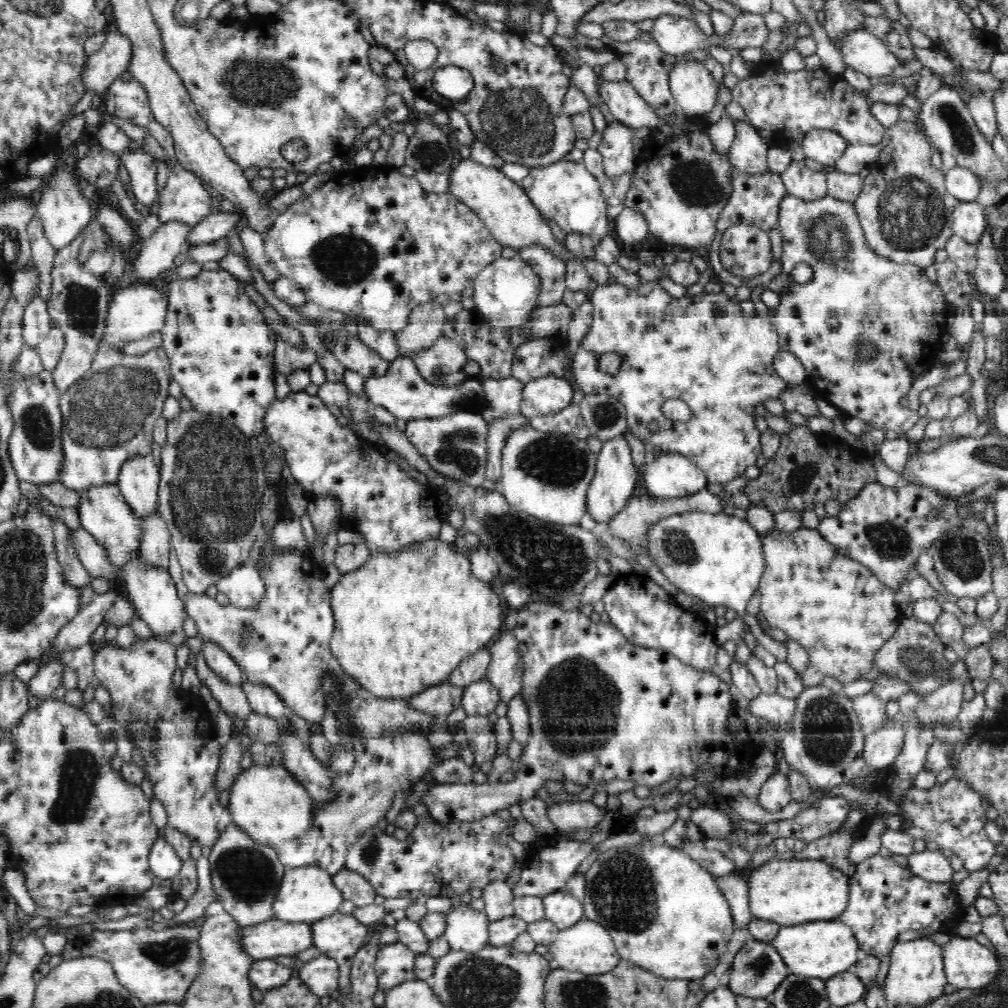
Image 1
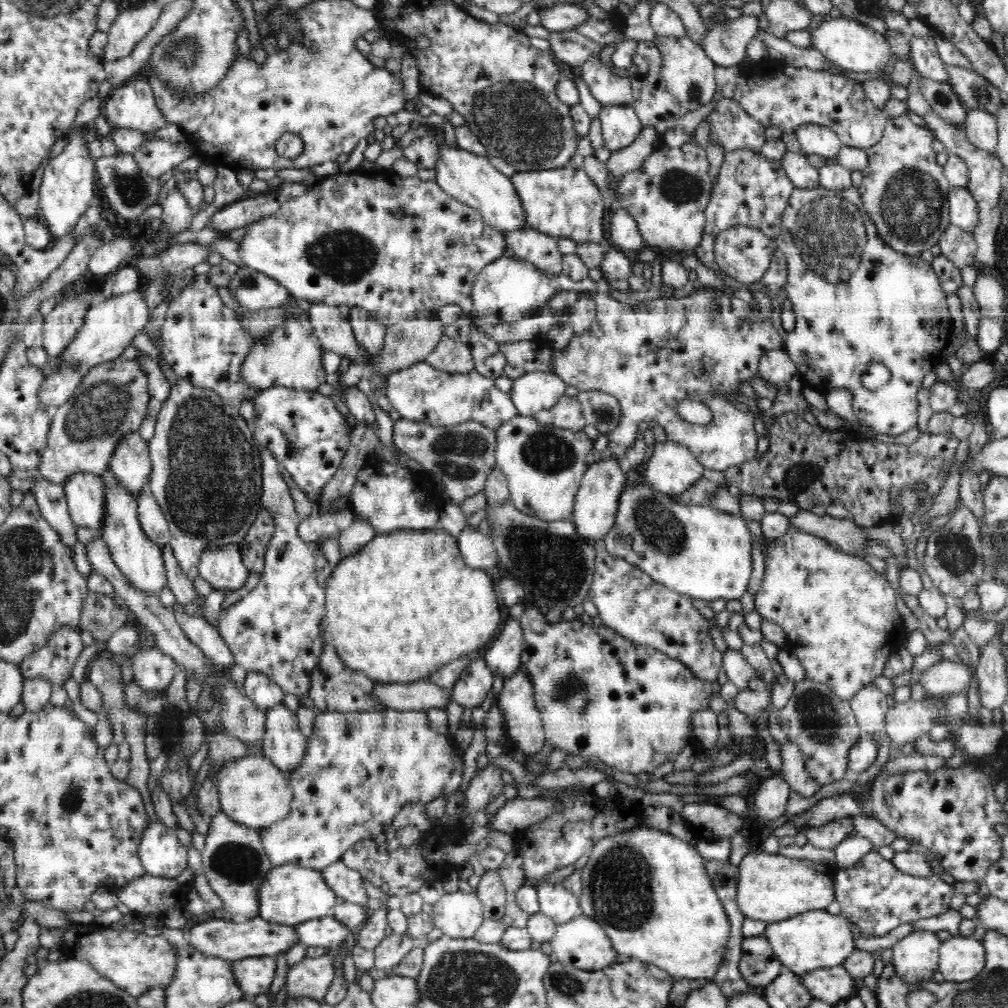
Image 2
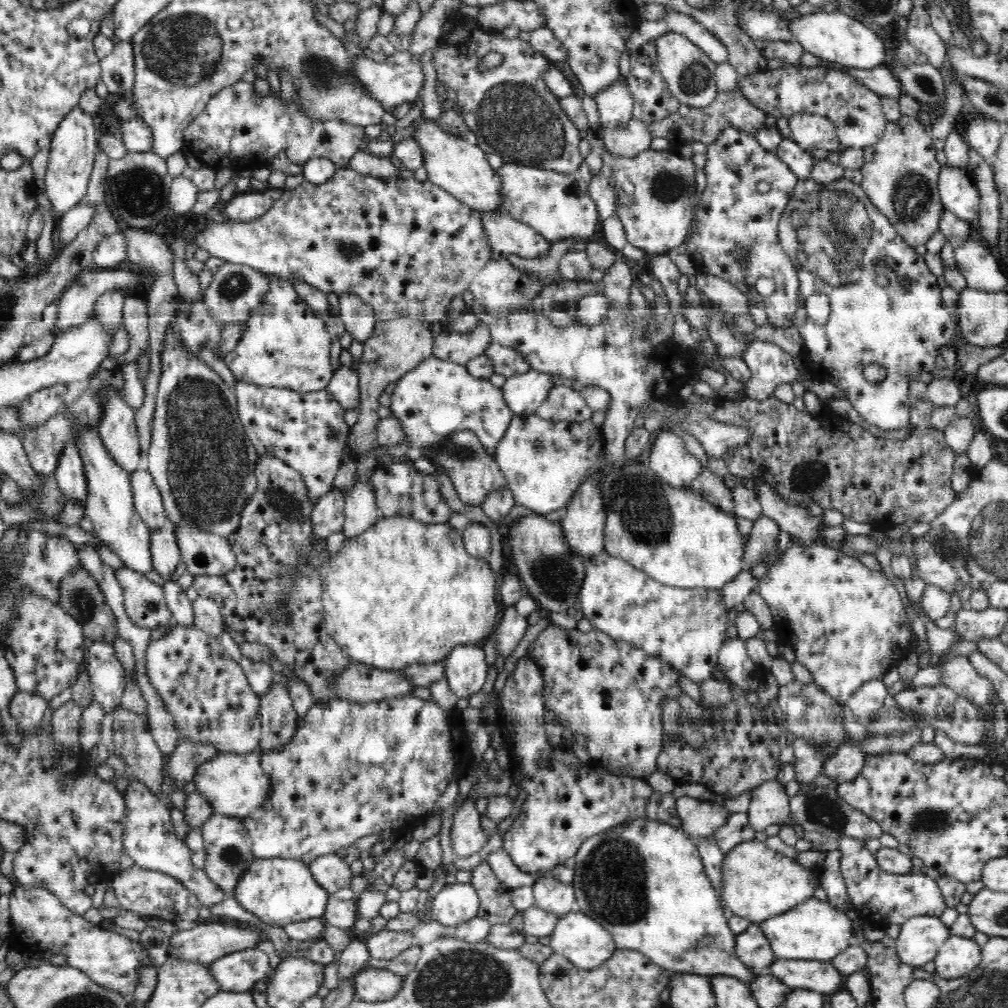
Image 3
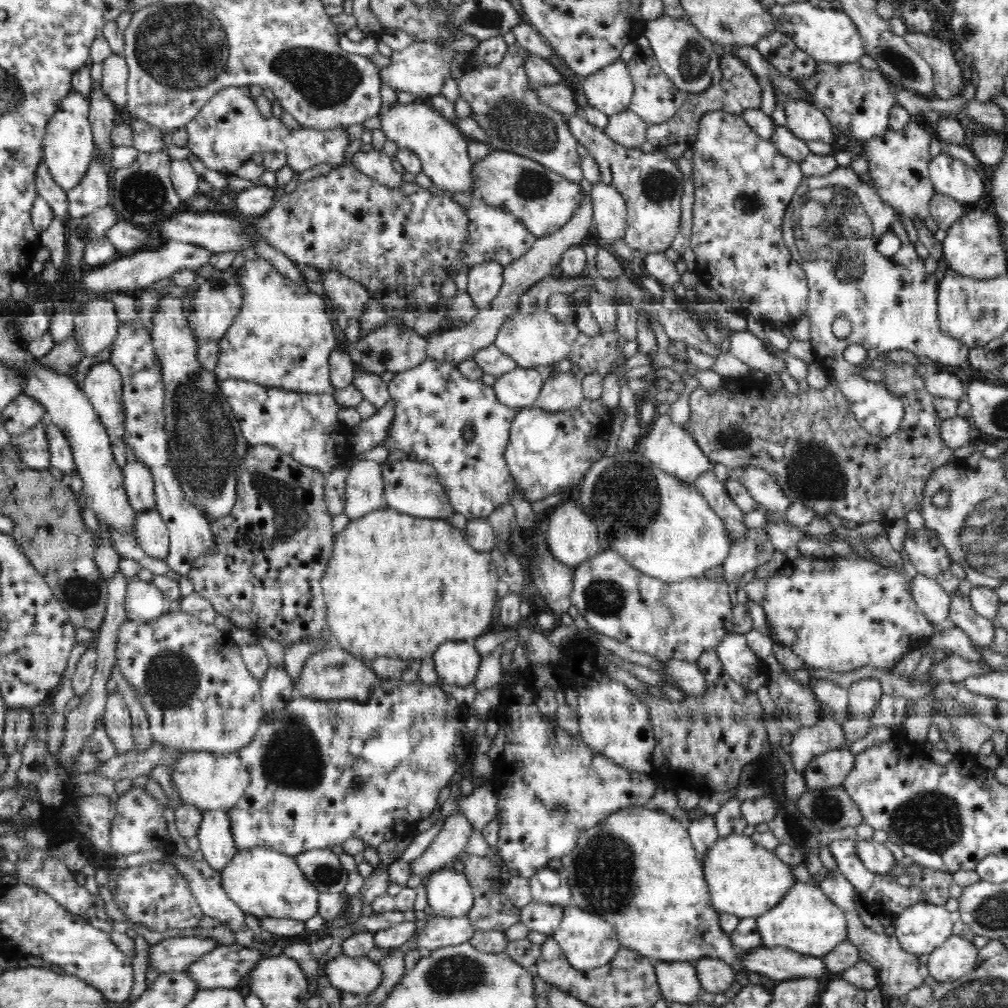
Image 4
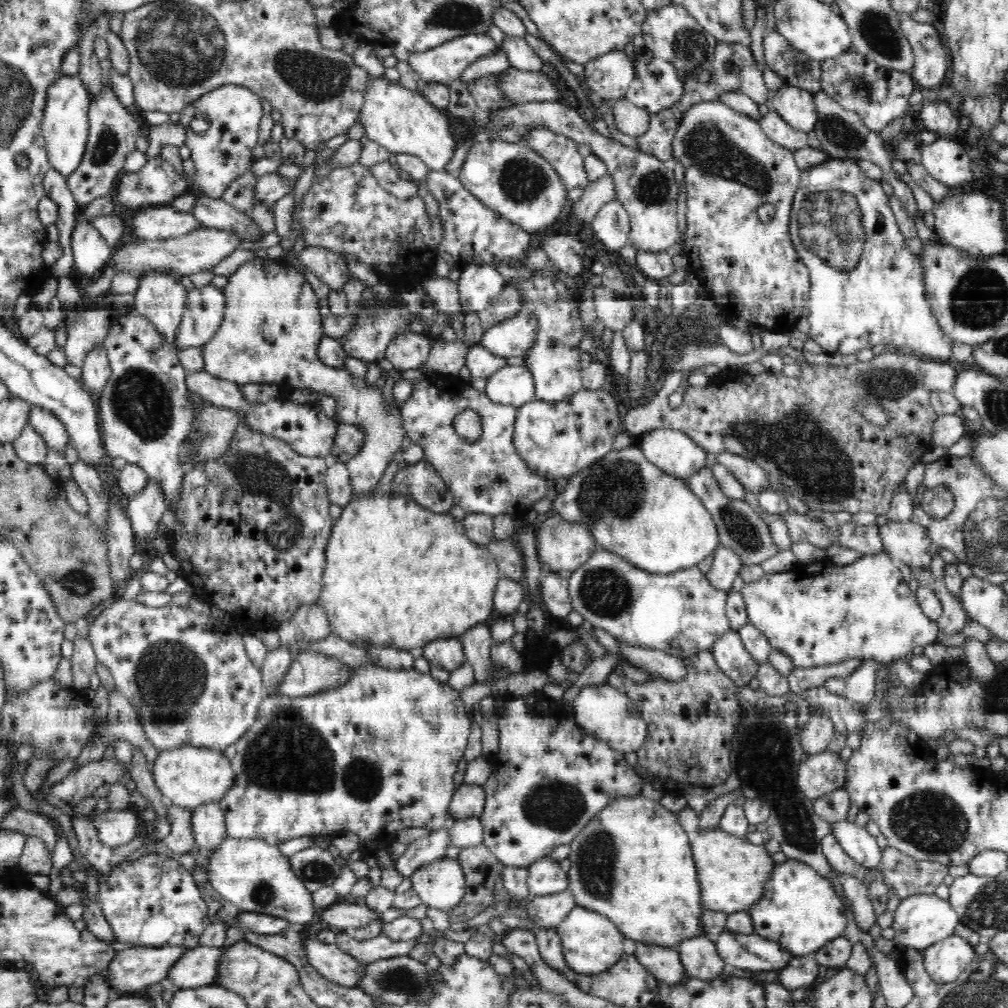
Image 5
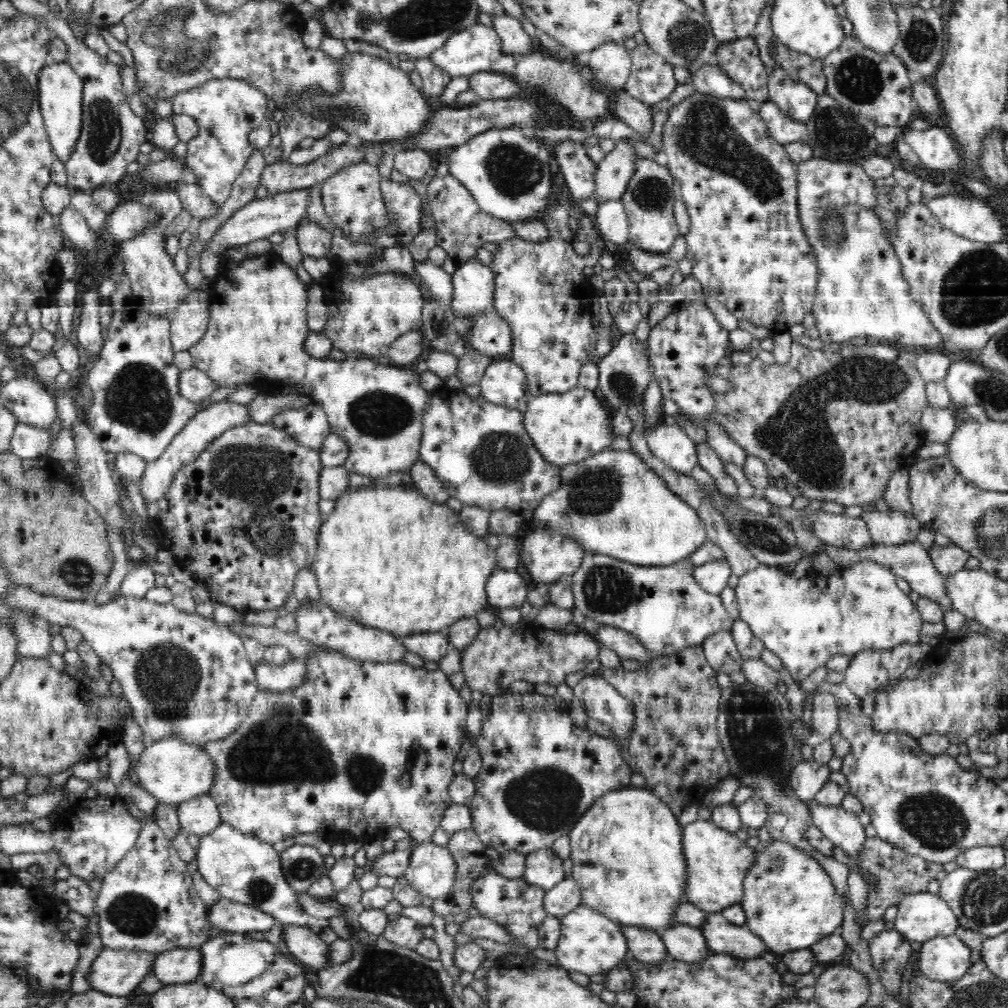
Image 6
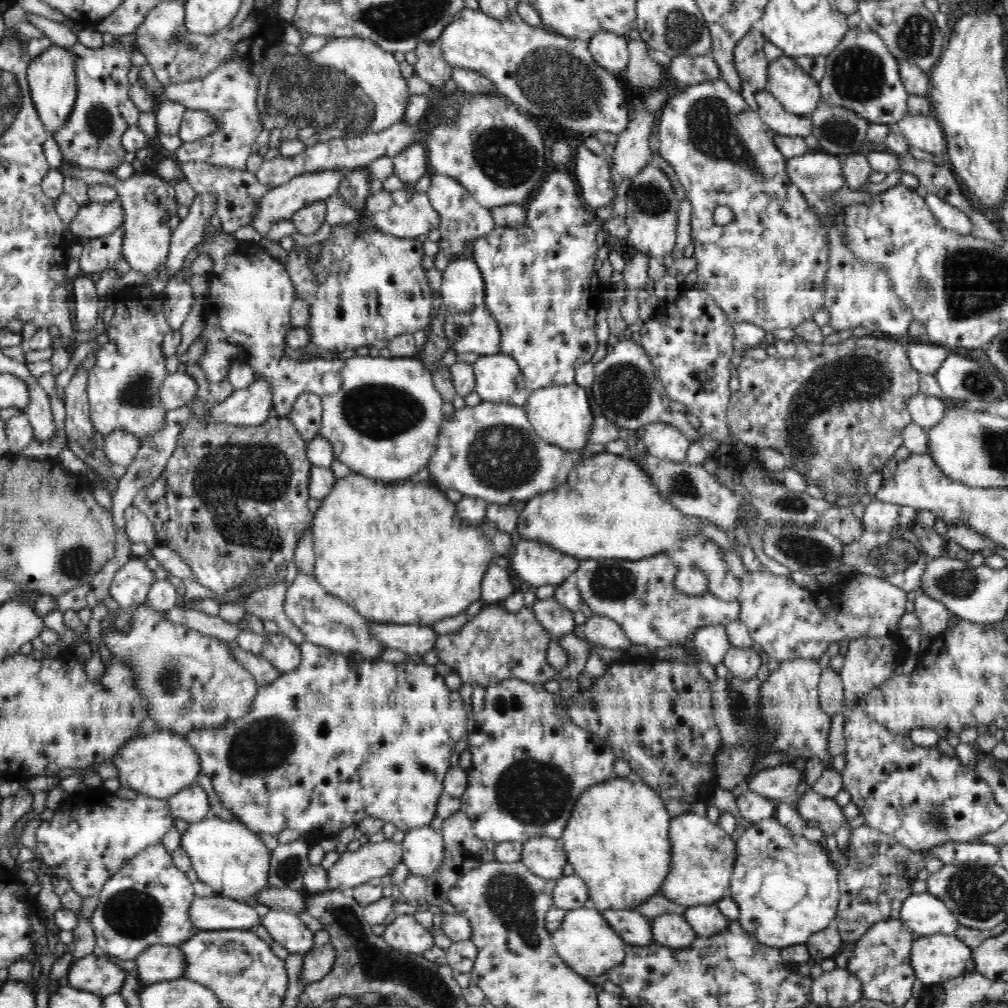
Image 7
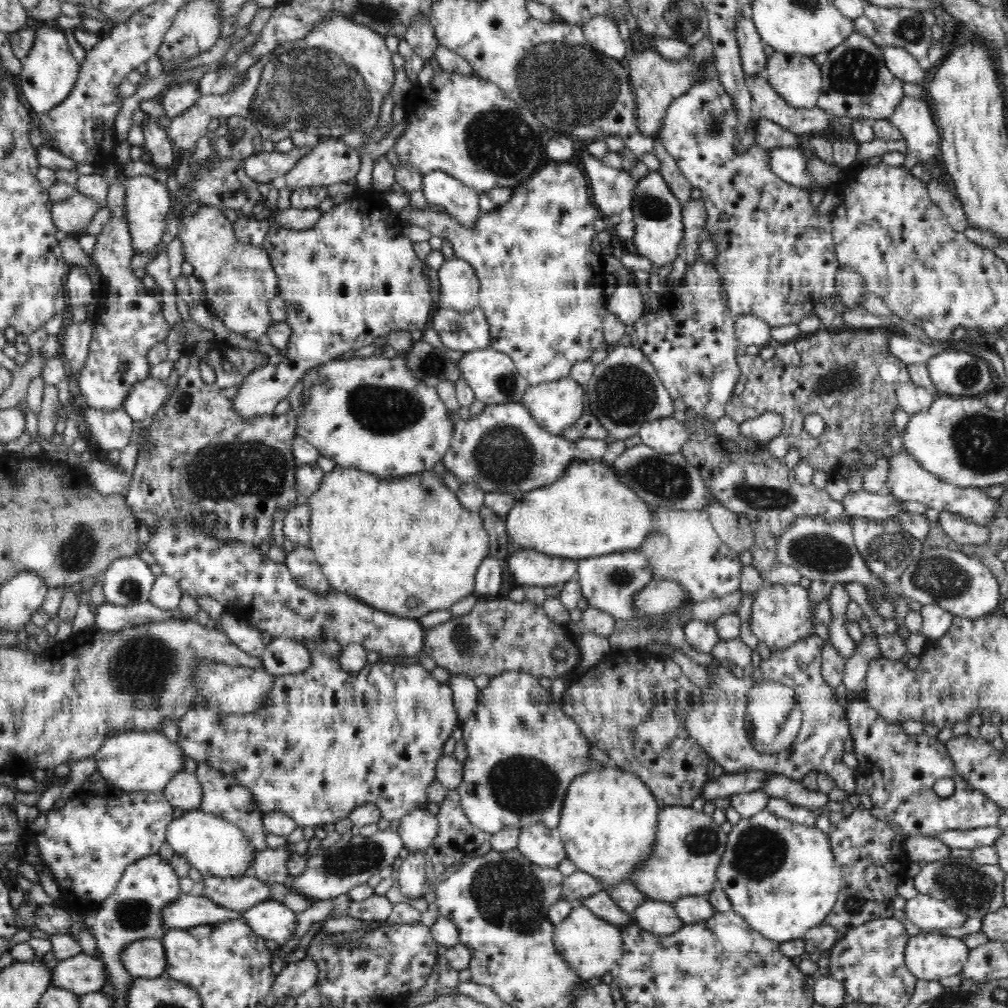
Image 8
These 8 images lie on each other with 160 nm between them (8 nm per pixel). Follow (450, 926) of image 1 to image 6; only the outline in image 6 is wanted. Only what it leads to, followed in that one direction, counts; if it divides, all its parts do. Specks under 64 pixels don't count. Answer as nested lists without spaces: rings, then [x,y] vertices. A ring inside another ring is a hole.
[[[428,841],[418,843],[412,850],[404,875],[408,885],[434,900],[451,891],[455,872],[456,862],[448,848]]]

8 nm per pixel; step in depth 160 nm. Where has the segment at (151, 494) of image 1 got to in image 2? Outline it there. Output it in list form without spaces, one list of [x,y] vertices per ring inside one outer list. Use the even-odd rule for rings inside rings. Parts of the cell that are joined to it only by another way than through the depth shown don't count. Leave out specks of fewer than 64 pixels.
[[[128,432],[114,448],[108,466],[118,483],[137,500],[143,488],[147,487],[152,470],[148,442],[141,438],[139,432]]]

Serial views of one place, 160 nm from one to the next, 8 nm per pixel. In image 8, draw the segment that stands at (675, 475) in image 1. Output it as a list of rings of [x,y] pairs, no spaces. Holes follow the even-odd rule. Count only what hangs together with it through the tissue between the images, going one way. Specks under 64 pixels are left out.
[[[673,416],[645,422],[639,429],[643,444],[665,454],[681,453],[689,438],[686,427]]]

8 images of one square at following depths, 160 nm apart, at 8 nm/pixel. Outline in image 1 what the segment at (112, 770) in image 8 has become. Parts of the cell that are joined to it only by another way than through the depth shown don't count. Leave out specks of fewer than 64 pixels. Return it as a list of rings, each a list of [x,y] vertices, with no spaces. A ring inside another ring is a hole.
[[[251,765],[242,769],[230,788],[228,811],[235,826],[246,831],[249,836],[273,849],[302,838],[302,834],[312,828],[314,801],[298,779],[280,765]]]

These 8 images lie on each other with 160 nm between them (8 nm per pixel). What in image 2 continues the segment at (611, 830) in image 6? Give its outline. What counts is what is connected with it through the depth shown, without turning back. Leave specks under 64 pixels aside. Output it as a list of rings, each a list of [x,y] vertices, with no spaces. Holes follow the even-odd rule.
[[[644,825],[636,827],[632,830],[614,834],[608,838],[602,838],[594,848],[591,849],[588,856],[588,863],[580,870],[583,889],[579,898],[581,915],[592,918],[598,922],[605,933],[610,937],[614,950],[630,957],[638,958],[640,961],[658,966],[659,969],[666,971],[675,979],[689,978],[713,978],[718,970],[724,950],[728,946],[728,940],[731,934],[731,925],[728,916],[724,911],[723,904],[718,898],[714,886],[712,886],[710,877],[705,869],[705,859],[697,852],[697,850],[686,842],[675,838],[666,832],[646,828]]]

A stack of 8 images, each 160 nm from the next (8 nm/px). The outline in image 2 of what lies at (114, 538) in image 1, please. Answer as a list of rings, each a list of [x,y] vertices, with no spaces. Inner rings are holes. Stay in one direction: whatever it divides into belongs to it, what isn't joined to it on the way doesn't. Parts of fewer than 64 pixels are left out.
[[[78,471],[66,479],[63,487],[74,524],[101,531],[105,517],[105,494],[100,475]]]

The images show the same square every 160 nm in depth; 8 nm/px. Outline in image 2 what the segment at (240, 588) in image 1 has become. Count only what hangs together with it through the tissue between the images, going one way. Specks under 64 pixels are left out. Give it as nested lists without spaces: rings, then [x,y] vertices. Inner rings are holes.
[[[237,543],[206,547],[199,558],[197,571],[213,588],[228,587],[229,592],[241,588],[250,574],[242,562]]]

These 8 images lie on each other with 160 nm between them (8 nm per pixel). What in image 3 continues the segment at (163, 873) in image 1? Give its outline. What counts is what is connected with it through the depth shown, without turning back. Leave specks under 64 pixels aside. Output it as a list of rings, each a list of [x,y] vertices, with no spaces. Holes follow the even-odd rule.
[[[134,780],[127,786],[123,796],[126,803],[126,826],[123,829],[124,851],[136,865],[143,869],[170,874],[198,898],[200,906],[207,906],[208,909],[230,896],[210,880],[204,869],[194,867],[193,853],[183,841],[178,840],[178,836],[174,833],[175,828],[168,808],[146,784]]]

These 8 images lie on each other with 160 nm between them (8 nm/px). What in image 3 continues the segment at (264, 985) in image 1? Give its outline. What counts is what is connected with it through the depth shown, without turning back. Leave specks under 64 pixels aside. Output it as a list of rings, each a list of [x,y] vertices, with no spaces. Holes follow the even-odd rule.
[[[239,950],[209,964],[209,971],[222,991],[246,992],[256,982],[268,977],[270,960],[262,950]]]

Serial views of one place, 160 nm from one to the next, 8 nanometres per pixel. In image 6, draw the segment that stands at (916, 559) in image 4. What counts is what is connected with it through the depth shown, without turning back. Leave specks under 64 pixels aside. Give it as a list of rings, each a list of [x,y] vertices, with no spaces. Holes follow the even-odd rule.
[[[888,509],[885,512],[863,511],[861,517],[868,525],[874,543],[904,544],[917,538],[921,524],[914,513]]]

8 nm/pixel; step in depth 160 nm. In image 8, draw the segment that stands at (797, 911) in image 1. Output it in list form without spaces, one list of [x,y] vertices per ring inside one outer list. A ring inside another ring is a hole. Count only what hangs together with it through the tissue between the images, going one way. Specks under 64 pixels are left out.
[[[685,806],[661,809],[652,858],[646,868],[640,867],[628,876],[629,882],[648,899],[662,902],[673,903],[683,896],[706,896],[717,884],[715,872],[726,852],[726,842],[727,834],[714,823],[712,815]]]

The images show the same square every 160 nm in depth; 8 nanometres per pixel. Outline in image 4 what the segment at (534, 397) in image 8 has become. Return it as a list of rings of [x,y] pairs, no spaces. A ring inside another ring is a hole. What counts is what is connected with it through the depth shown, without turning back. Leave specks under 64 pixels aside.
[[[585,398],[576,408],[560,412],[543,411],[536,406],[524,407],[517,411],[511,424],[504,459],[518,490],[528,501],[542,500],[551,494],[567,490],[576,482],[580,482],[594,462],[606,456],[613,422],[612,412],[614,410],[608,409],[600,398]]]

